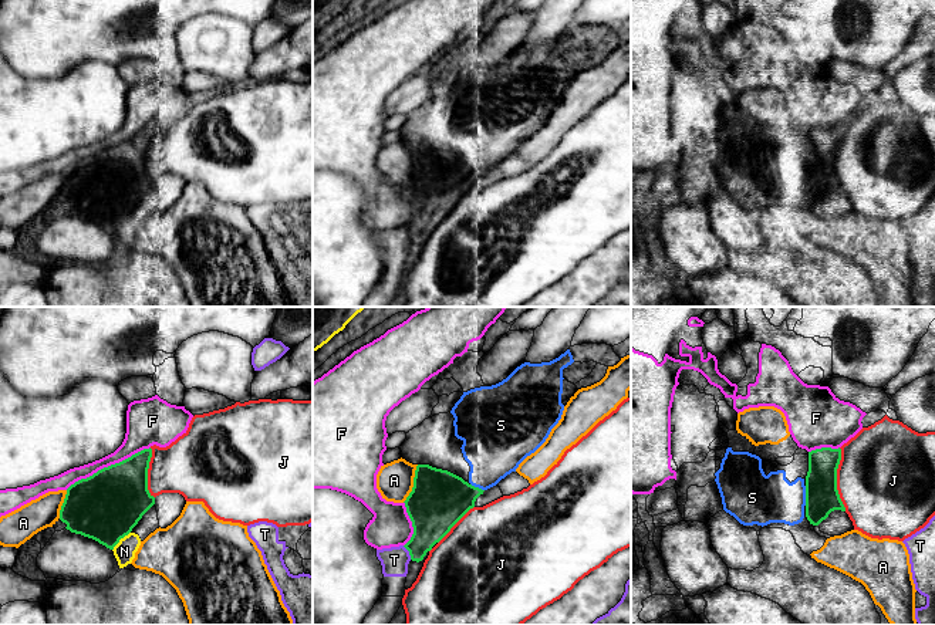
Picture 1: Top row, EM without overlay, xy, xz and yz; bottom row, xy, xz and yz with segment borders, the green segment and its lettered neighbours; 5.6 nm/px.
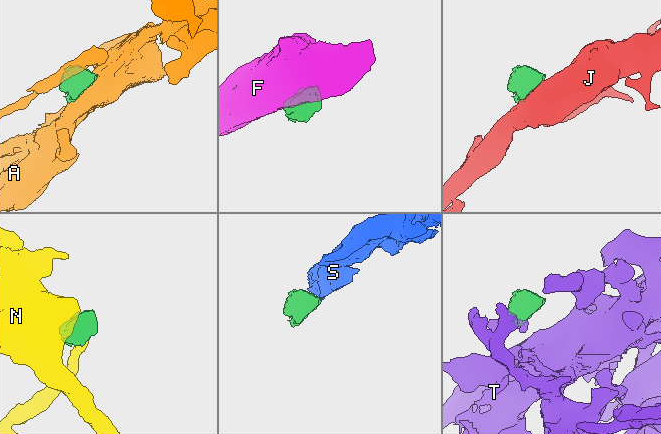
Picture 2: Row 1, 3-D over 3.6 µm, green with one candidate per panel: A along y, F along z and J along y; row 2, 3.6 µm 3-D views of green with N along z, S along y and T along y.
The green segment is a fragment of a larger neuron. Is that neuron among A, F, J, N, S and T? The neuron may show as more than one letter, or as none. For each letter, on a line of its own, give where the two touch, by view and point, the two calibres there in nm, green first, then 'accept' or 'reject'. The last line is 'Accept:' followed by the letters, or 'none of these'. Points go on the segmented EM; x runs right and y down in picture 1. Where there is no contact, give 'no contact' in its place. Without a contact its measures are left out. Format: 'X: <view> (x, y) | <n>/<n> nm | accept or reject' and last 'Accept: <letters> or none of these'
A: xz (414, 483) | 320/200 nm | reject
F: xy (108, 466) | 380/160 nm | reject
J: yz (836, 479) | 190/500 nm | reject
N: xy (120, 539) | 380/120 nm | reject
S: yz (806, 496) | 190/280 nm | accept
T: xz (409, 553) | 240/150 nm | reject
Accept: S

